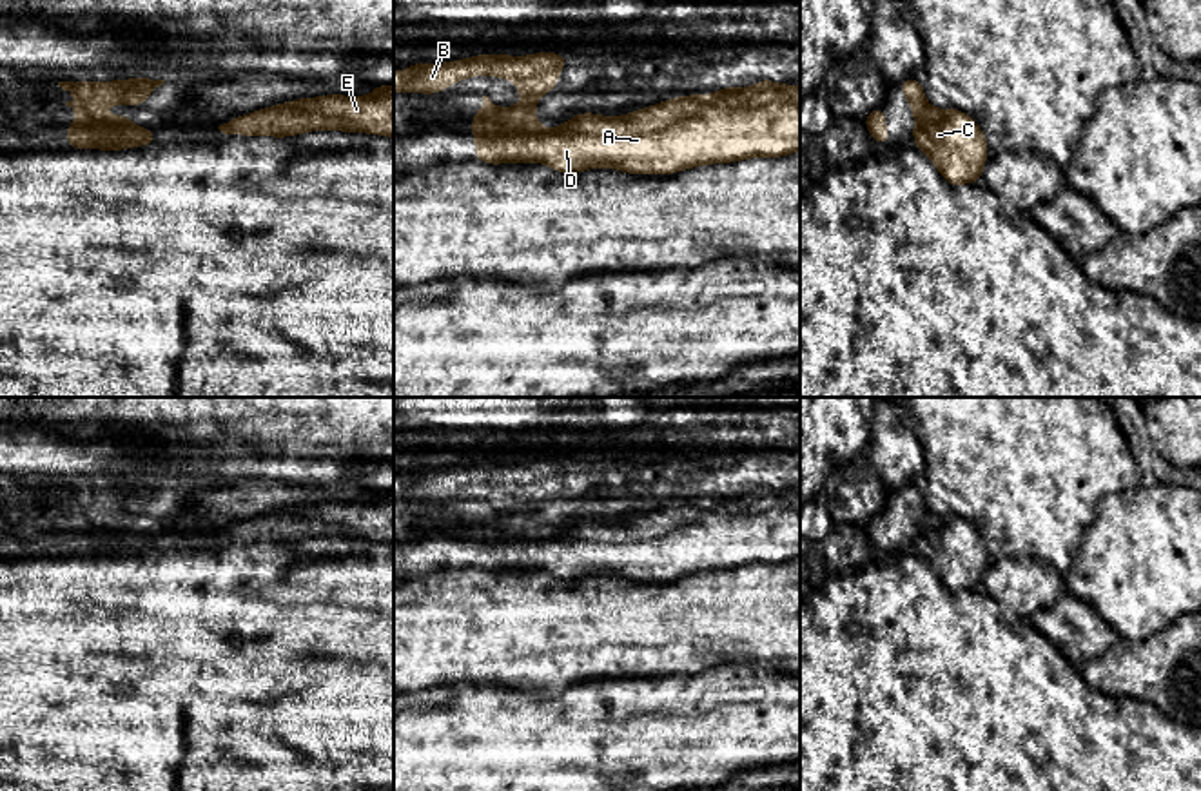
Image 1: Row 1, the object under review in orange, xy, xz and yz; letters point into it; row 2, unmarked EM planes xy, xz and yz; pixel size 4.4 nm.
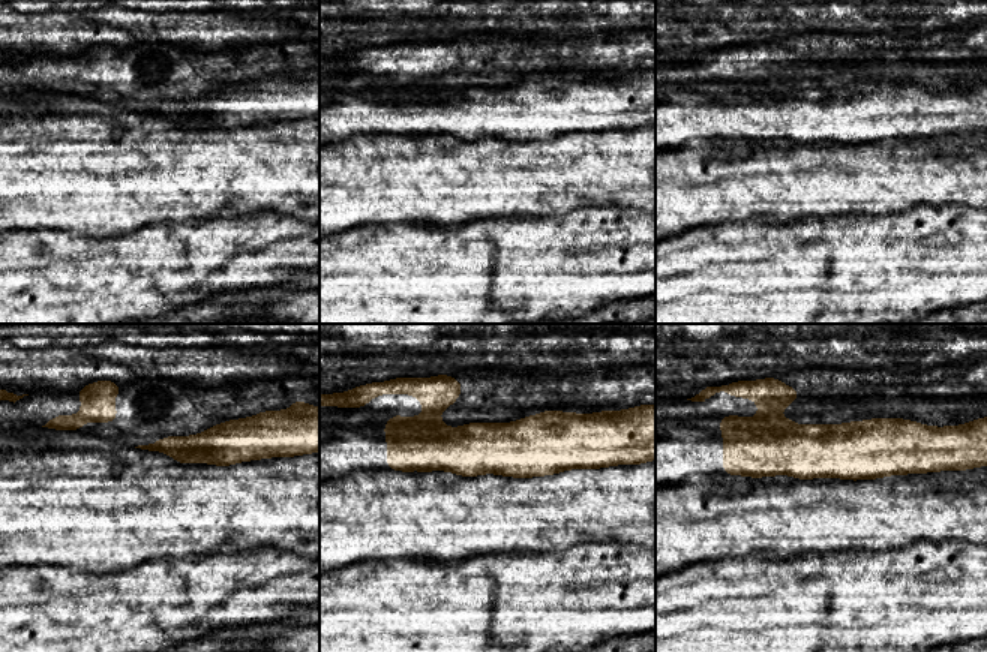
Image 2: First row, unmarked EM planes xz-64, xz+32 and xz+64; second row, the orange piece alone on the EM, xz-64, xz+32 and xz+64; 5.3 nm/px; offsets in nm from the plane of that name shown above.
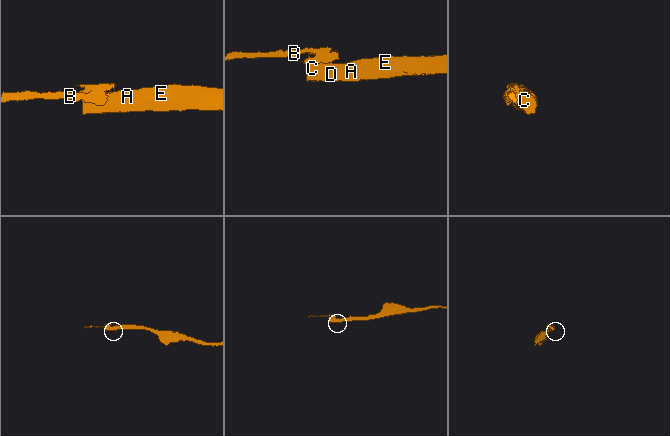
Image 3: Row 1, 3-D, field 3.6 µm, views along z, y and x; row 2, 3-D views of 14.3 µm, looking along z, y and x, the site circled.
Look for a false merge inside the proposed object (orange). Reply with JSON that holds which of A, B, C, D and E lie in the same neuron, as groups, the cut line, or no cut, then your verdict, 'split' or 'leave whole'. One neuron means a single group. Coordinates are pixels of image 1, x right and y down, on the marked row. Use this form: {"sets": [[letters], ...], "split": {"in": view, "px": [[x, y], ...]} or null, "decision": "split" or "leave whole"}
{"sets": [["A", "C", "D", "E"], ["B"]], "split": {"in": "xy", "px": [[97, 107], [84, 122], [77, 124]]}, "decision": "split"}

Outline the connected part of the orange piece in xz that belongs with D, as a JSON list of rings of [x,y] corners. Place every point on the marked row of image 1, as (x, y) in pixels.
[[[760,80],[753,87],[724,87],[642,107],[622,116],[581,112],[555,129],[537,123],[535,103],[517,103],[472,118],[475,160],[544,163],[557,172],[619,169],[630,174],[675,174],[689,167],[749,158],[782,158],[800,151],[800,85]]]

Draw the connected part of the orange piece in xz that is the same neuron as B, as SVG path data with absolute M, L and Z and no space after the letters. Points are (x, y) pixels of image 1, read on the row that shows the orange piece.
M559 53L479 54L446 63L417 62L394 73L394 93L434 94L470 76L497 76L513 80L524 103L535 103L559 83L561 69L568 62L570 58Z

